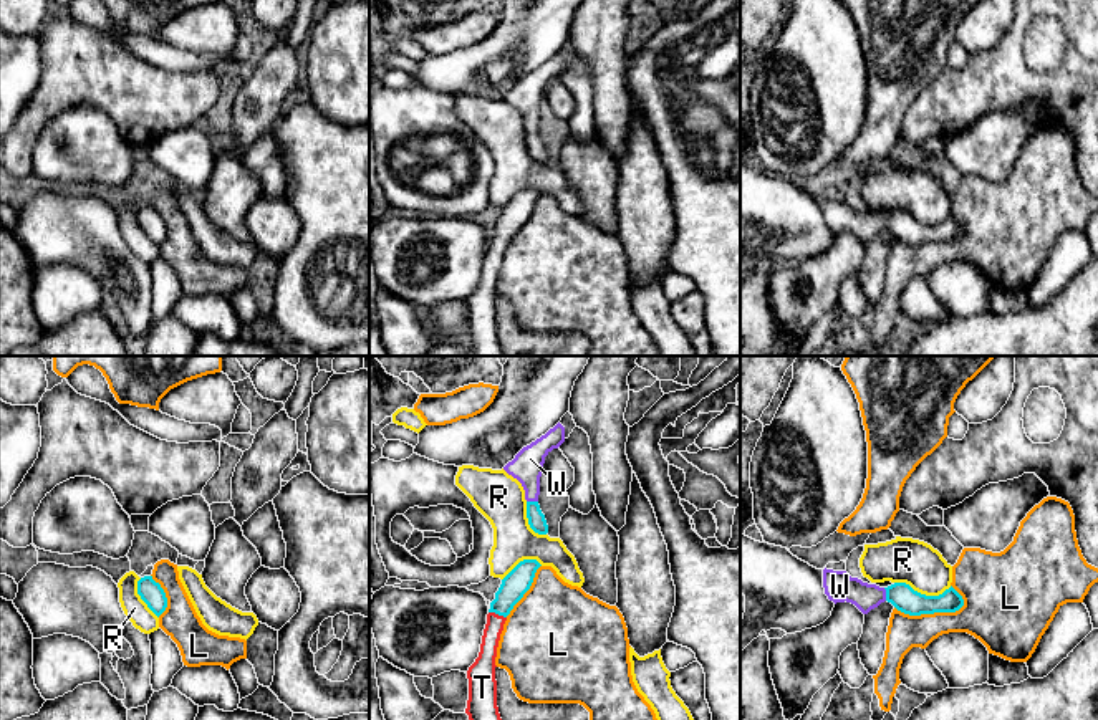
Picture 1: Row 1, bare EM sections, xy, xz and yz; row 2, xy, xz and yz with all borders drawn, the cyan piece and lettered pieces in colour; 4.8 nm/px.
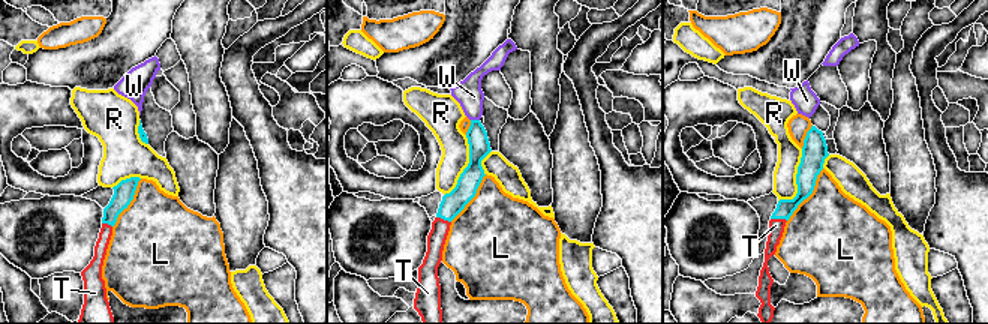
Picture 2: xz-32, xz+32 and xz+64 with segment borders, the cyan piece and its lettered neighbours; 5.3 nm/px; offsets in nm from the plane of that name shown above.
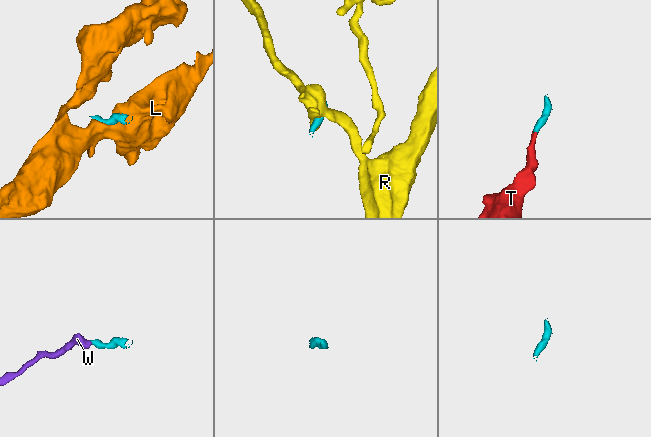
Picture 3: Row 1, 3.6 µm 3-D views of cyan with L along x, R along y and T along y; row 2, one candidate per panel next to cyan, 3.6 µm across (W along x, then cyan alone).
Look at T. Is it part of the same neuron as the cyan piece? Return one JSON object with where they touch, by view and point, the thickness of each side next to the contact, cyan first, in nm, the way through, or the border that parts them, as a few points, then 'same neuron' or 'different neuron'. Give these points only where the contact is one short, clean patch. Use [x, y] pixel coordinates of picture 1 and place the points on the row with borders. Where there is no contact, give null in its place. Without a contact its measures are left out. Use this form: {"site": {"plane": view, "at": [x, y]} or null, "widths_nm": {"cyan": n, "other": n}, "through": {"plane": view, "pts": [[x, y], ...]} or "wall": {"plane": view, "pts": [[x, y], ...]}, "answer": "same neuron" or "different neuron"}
{"site": {"plane": "xz", "at": [497, 613]}, "widths_nm": {"cyan": 120, "other": 100}, "through": {"plane": "xz", "pts": [[519, 580], [497, 613], [486, 662]]}, "answer": "same neuron"}

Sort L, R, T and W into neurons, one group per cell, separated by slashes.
L / R / T W

